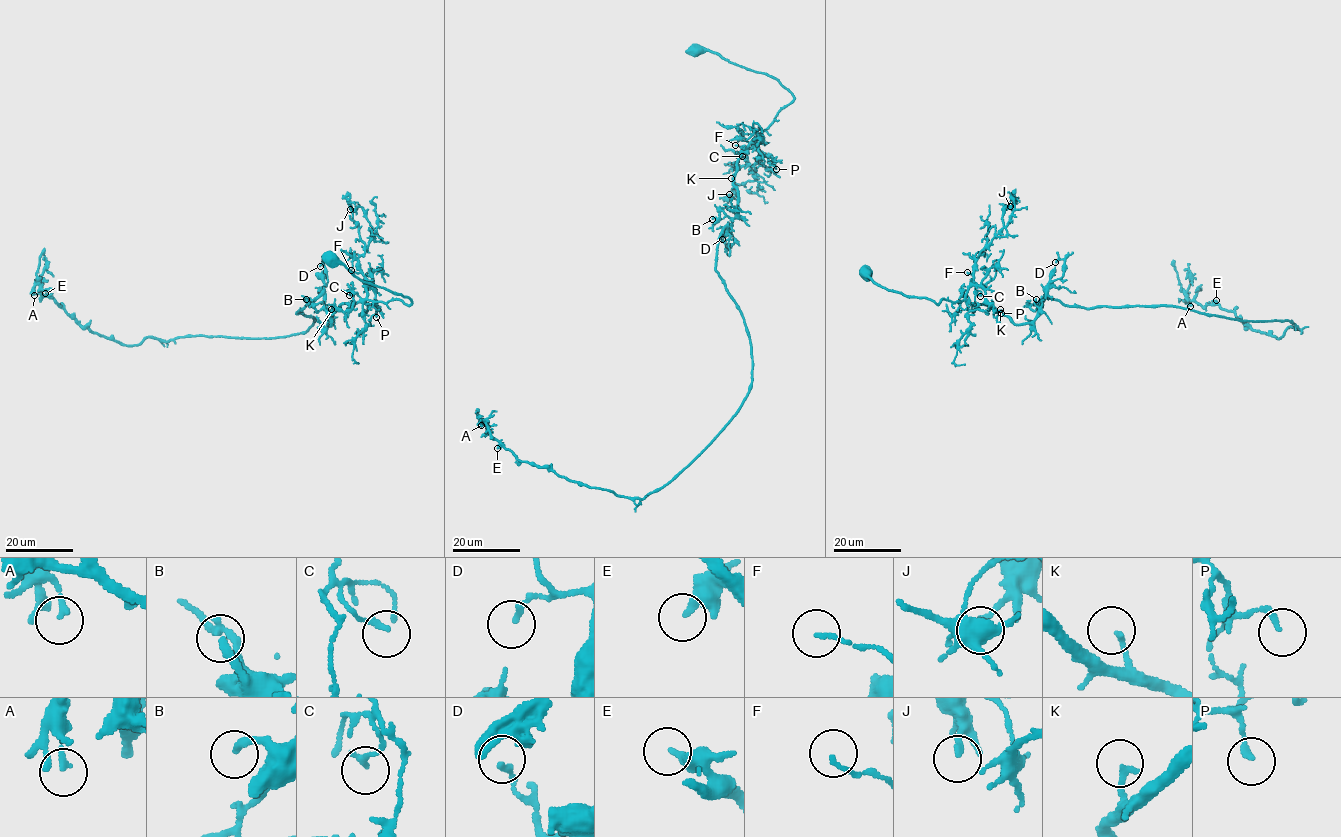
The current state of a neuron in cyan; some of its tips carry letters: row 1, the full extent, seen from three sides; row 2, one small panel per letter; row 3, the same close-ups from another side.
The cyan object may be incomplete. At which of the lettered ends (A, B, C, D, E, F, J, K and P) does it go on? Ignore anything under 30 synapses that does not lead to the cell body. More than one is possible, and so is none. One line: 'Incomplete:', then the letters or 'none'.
Incomplete: none

